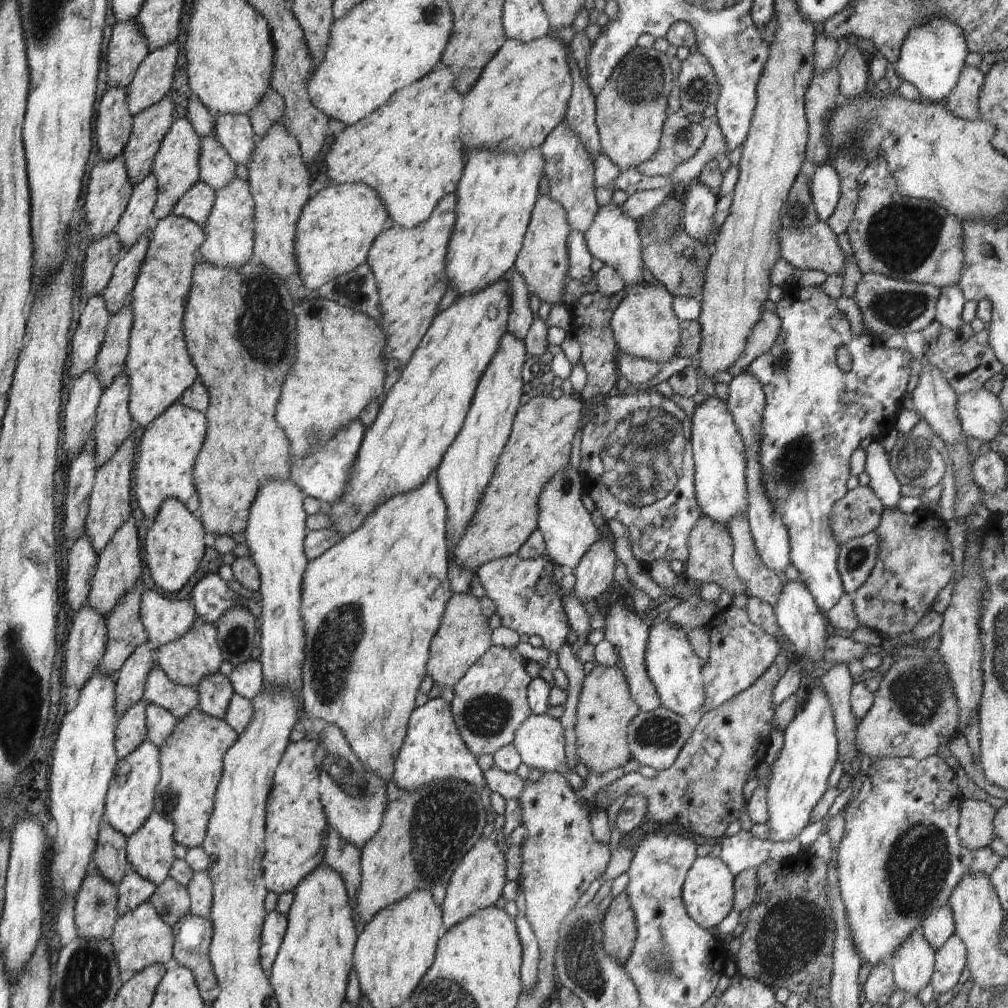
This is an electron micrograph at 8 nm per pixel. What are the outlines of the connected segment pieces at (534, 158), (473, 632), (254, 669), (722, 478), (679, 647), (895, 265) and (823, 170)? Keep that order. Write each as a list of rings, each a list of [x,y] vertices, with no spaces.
[[[542,148],[521,152],[474,150],[456,188],[456,222],[446,254],[448,285],[459,296],[484,290],[505,276],[515,264],[529,228],[540,179],[546,174]]]
[[[453,594],[446,606],[446,612],[444,612],[442,616],[440,629],[436,632],[434,638],[432,638],[429,647],[430,653],[426,666],[426,674],[432,678],[433,684],[440,687],[442,690],[458,684],[463,678],[463,675],[466,674],[466,670],[469,670],[470,666],[478,662],[493,646],[491,640],[492,632],[493,630],[491,630],[489,626],[489,620],[482,616],[479,598],[471,594]]]
[[[253,659],[236,666],[227,678],[232,682],[234,693],[250,701],[254,700],[265,686],[262,666]]]
[[[711,393],[702,404],[696,405],[688,442],[693,452],[692,474],[701,512],[727,526],[733,517],[747,514],[748,500],[744,444],[726,404]]]
[[[664,620],[649,628],[648,643],[644,661],[647,676],[652,682],[662,707],[687,718],[699,714],[704,704],[704,680],[702,679],[702,661],[690,647],[687,633]]]
[[[879,156],[871,157],[866,170],[860,174],[857,192],[859,198],[854,219],[845,234],[852,248],[854,264],[862,274],[880,274],[905,282],[934,284],[940,289],[960,282],[962,268],[966,266],[966,256],[964,230],[958,219],[934,202],[902,196],[898,192],[894,174],[890,174],[888,170],[886,160]]]
[[[820,165],[808,180],[811,182],[815,212],[818,214],[819,221],[826,222],[838,206],[841,194],[840,178],[832,166]]]

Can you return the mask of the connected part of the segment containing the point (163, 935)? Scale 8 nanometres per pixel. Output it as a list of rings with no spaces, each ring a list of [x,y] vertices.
[[[149,901],[140,904],[130,913],[120,915],[110,939],[114,946],[116,963],[120,968],[121,982],[128,982],[134,974],[144,970],[150,964],[165,964],[173,958],[174,936],[170,927],[158,914],[158,910]]]

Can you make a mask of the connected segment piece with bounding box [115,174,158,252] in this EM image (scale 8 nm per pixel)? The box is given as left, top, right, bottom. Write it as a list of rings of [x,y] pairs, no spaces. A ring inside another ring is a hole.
[[[154,174],[146,176],[142,182],[133,186],[127,208],[115,227],[123,252],[131,250],[142,236],[149,234],[148,218],[154,212],[157,198],[158,180]]]

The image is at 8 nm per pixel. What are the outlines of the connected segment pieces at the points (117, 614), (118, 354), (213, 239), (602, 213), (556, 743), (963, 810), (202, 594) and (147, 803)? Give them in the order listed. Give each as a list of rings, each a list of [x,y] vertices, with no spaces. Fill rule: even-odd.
[[[141,577],[134,590],[124,594],[107,617],[108,642],[98,672],[117,675],[134,650],[148,641],[146,628],[140,620],[142,594],[146,589]]]
[[[126,306],[119,314],[111,316],[105,340],[96,356],[93,372],[103,390],[114,382],[114,378],[124,368],[129,350],[130,330],[132,306]]]
[[[234,178],[228,182],[228,186],[215,190],[216,200],[212,206],[211,214],[206,220],[204,234],[206,240],[200,246],[201,256],[208,264],[214,264],[218,268],[236,268],[240,270],[254,257],[254,198],[250,194],[250,186],[247,181]]]
[[[614,202],[599,206],[598,214],[590,230],[583,234],[584,242],[588,246],[590,253],[594,256],[597,264],[612,266],[624,280],[626,287],[644,284],[643,271],[646,268],[642,260],[642,244],[638,233],[638,224],[634,219],[622,214],[622,209]]]
[[[532,713],[529,718],[526,718],[526,722],[522,722],[520,728],[516,730],[513,744],[520,754],[522,763],[528,766],[530,770],[536,769],[542,771],[543,774],[557,773],[569,777],[570,785],[574,791],[578,791],[584,786],[585,780],[575,772],[570,773],[566,766],[565,735],[559,720],[555,720],[548,714],[534,715]]]
[[[964,798],[960,806],[958,837],[960,844],[967,850],[980,850],[990,847],[996,838],[994,816],[997,810],[990,804]]]
[[[218,574],[204,576],[192,588],[192,600],[200,620],[216,626],[216,622],[230,608],[244,608],[242,596],[228,588]]]
[[[144,740],[132,754],[117,760],[114,777],[105,799],[104,821],[114,826],[114,830],[118,830],[120,834],[131,837],[154,811],[160,780],[160,748],[154,742]]]

